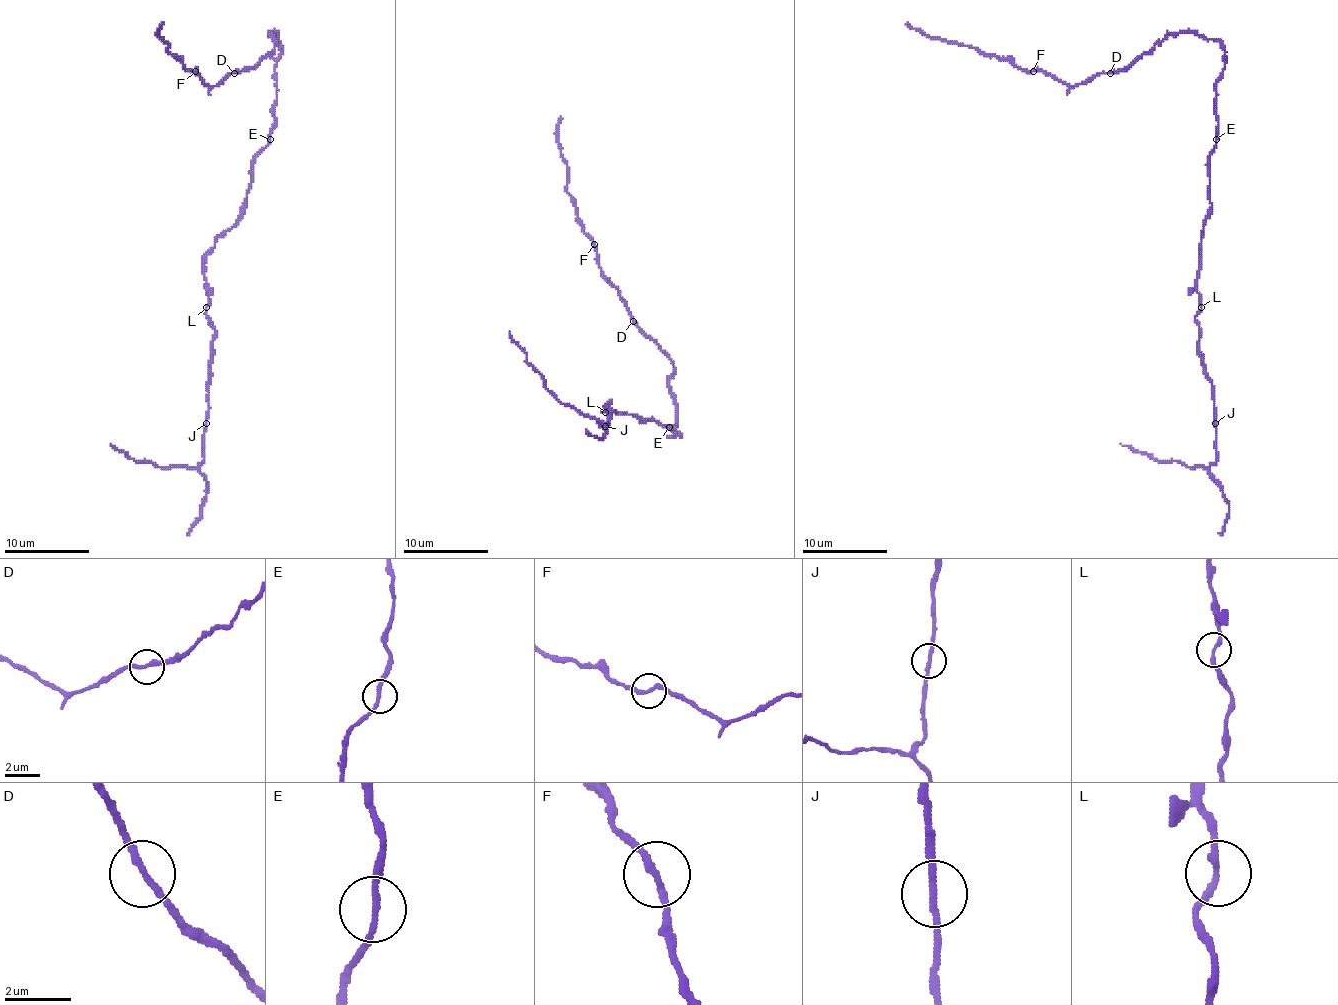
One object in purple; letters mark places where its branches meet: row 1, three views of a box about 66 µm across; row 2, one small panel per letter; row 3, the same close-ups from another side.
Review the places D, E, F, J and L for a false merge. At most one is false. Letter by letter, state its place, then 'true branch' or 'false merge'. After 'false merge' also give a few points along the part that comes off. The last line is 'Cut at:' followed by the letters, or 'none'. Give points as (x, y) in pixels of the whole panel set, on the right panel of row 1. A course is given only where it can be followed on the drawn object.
D: (1110, 73) | true branch
E: (1216, 139) | true branch
F: (1033, 71) | true branch
J: (1215, 423) | true branch
L: (1201, 307) | true branch
Cut at: none

